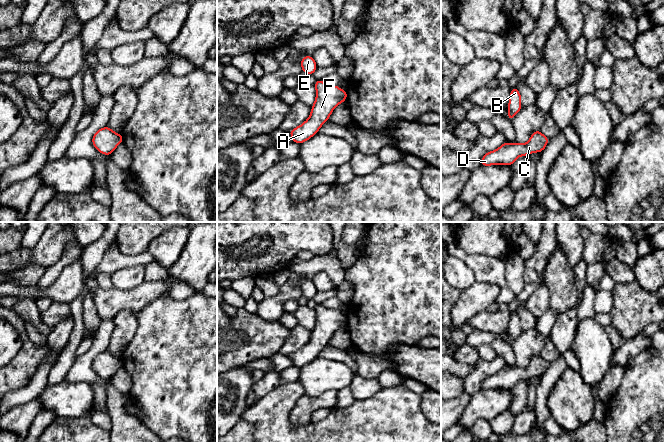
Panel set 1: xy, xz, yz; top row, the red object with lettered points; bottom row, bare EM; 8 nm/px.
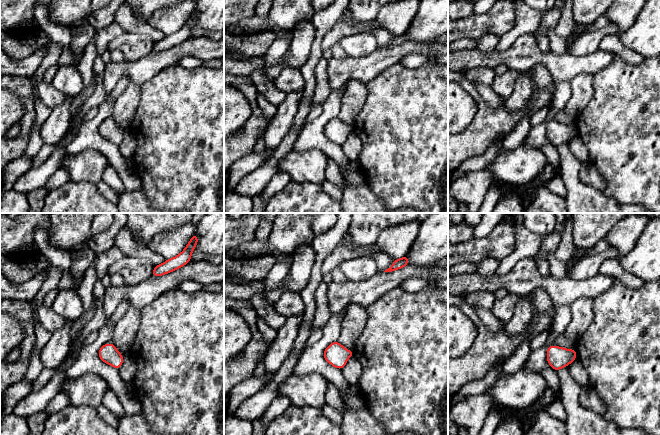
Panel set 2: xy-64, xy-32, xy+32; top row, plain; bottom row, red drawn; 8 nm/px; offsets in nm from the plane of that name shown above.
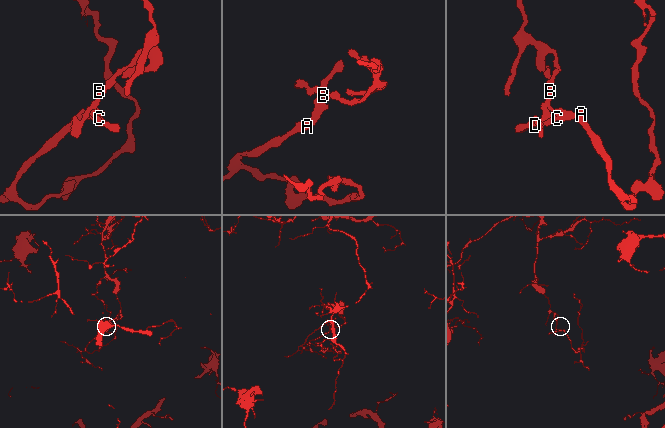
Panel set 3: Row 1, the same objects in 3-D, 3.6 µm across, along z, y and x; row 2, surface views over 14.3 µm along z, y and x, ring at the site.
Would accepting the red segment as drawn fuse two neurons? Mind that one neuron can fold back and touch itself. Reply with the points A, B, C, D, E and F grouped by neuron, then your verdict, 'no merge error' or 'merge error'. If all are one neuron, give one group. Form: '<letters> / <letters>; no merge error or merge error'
A B C D E F; no merge error

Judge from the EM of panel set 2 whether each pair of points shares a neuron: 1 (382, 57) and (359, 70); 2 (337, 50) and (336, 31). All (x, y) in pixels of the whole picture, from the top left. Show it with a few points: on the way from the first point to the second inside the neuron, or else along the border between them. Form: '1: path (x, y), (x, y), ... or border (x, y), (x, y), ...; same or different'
1: path (376, 62), (365, 69); same
2: border (336, 41), (328, 48); different

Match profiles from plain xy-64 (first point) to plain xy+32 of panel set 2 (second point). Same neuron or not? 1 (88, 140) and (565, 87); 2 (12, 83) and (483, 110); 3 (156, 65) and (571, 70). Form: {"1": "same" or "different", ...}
{"1": "same", "2": "same", "3": "same"}

